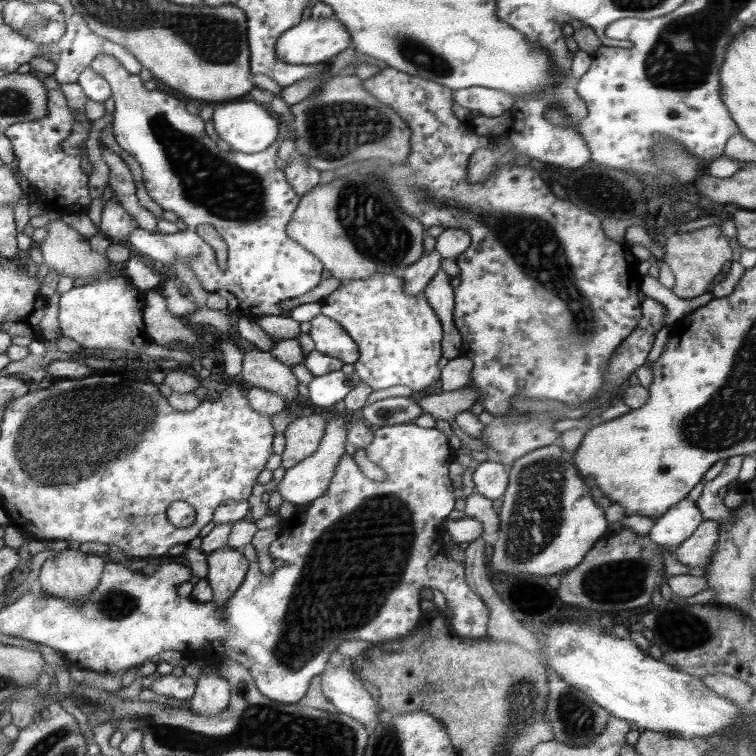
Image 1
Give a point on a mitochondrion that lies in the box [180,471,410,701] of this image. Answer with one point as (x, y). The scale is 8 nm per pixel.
(303, 635)

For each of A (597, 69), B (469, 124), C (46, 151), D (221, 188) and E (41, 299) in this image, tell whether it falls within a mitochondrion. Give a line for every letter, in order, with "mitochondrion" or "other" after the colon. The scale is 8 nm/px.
A: other
B: other
C: other
D: mitochondrion
E: other

